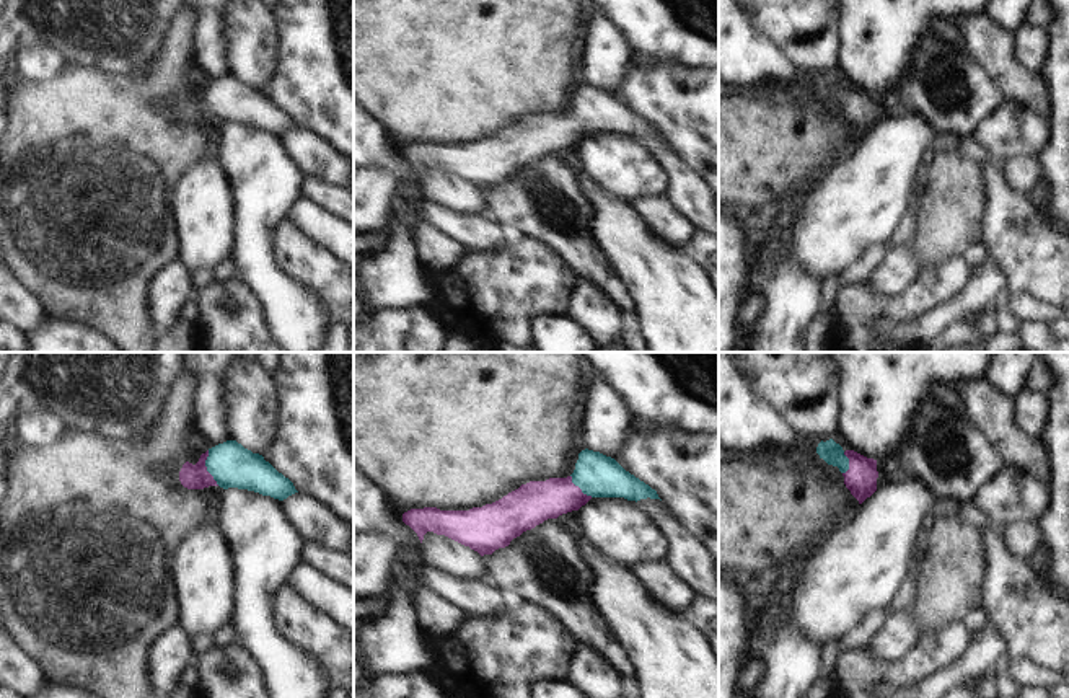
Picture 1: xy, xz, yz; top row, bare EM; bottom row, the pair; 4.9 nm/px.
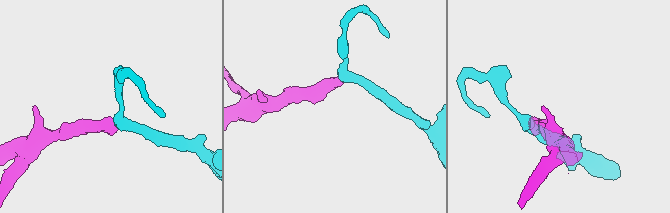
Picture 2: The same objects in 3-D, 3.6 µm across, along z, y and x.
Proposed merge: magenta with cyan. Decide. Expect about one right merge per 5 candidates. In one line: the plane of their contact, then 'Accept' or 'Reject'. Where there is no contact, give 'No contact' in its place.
Touches magenta in xy. Accept

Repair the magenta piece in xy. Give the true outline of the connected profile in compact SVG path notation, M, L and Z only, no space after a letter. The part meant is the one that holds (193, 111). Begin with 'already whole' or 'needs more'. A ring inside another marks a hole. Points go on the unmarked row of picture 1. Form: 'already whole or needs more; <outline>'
needs more; M227 75L209 83L196 99L186 96L179 106L179 116L187 124L238 122L279 135L298 127L293 117L262 90L253 88L236 75Z

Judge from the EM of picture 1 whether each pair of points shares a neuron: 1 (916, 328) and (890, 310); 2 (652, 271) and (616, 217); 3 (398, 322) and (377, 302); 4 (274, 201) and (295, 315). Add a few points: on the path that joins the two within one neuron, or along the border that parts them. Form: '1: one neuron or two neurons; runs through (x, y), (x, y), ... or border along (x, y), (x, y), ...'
1: two neurons; border along (919, 312), (893, 320), (877, 315), (867, 328)
2: one neuron; runs through (639, 258), (620, 230)
3: two neurons; border along (422, 309), (382, 309), (372, 312)
4: one neuron; runs through (261, 229), (261, 273), (276, 287)

